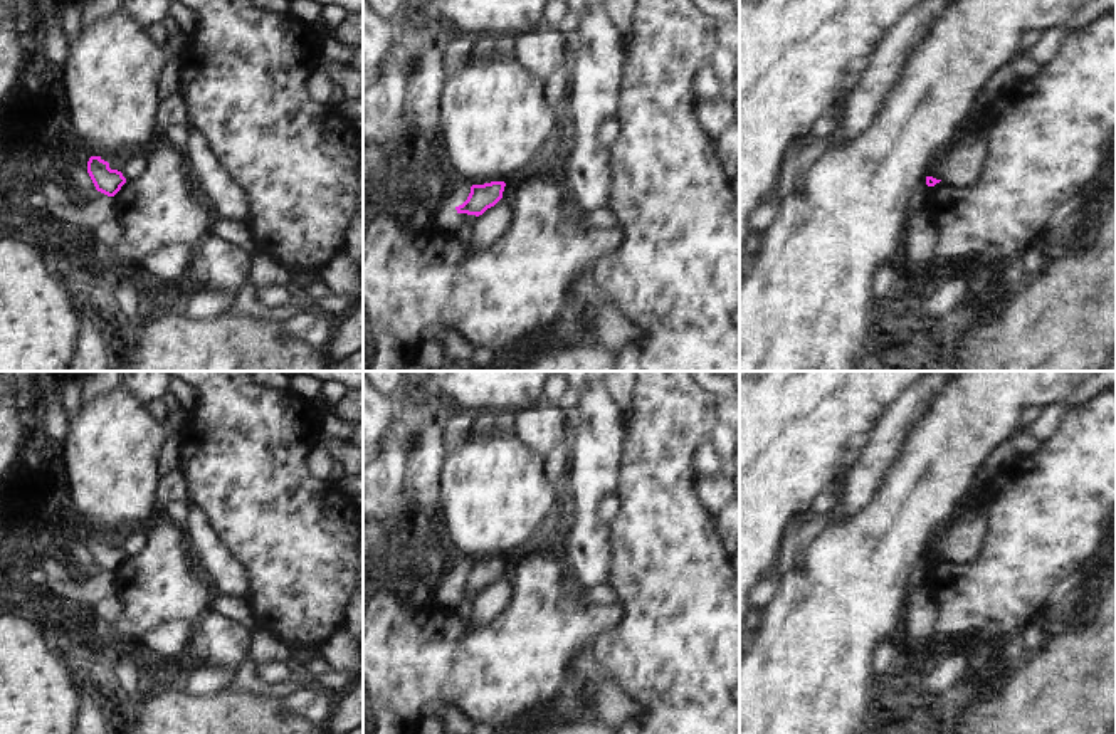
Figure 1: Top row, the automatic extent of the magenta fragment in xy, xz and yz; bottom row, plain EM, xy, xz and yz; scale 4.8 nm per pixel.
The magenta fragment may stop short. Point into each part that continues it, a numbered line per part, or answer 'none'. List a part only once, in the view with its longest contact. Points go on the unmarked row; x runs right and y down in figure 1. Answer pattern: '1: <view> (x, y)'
none.

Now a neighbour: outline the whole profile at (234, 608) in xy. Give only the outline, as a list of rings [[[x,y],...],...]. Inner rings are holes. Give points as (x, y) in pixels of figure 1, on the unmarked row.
[[[218,595],[215,600],[210,601],[210,608],[217,615],[244,625],[250,633],[255,630],[252,611],[247,601],[239,596]]]

